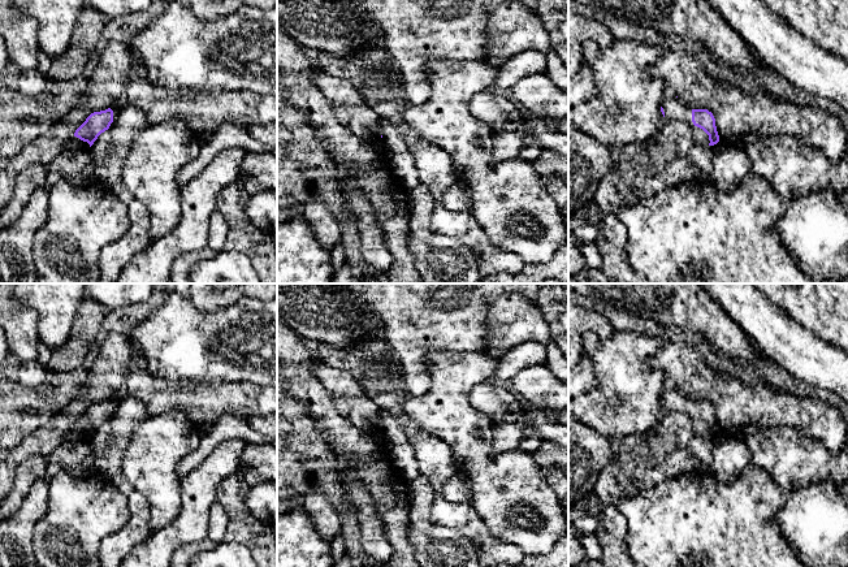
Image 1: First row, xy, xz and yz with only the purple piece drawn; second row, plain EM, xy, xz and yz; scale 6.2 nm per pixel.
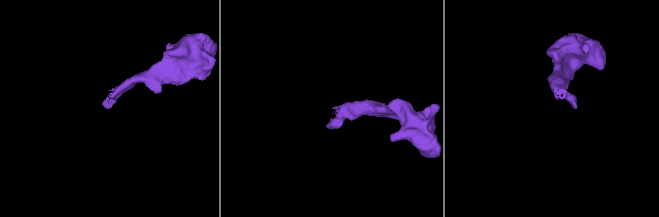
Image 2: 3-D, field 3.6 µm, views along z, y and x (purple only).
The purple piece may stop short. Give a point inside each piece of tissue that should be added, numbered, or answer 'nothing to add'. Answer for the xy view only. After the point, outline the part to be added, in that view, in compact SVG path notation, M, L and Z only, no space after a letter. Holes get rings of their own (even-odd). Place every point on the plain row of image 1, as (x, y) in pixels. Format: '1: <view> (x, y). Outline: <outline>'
1: xy (73, 436). Outline: M73 427L64 434L62 443L74 445L85 440L90 440L90 436Z

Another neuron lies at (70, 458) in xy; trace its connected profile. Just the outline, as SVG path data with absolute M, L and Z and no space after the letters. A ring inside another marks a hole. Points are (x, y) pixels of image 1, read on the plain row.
M91 440L57 447L47 455L47 480L53 477L59 471L66 471L73 477L83 477L95 472L94 462L88 466L85 460L88 455L96 458L98 453Z

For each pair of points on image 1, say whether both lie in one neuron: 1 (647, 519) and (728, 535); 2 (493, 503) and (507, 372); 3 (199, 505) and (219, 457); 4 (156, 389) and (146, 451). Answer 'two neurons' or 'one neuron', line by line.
1: one neuron
2: two neurons
3: one neuron
4: two neurons

